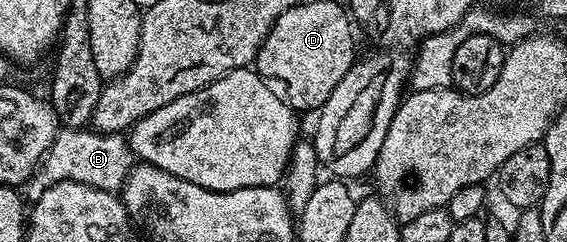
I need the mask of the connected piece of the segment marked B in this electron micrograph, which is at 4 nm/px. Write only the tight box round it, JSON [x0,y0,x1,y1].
[24,128,132,202]

